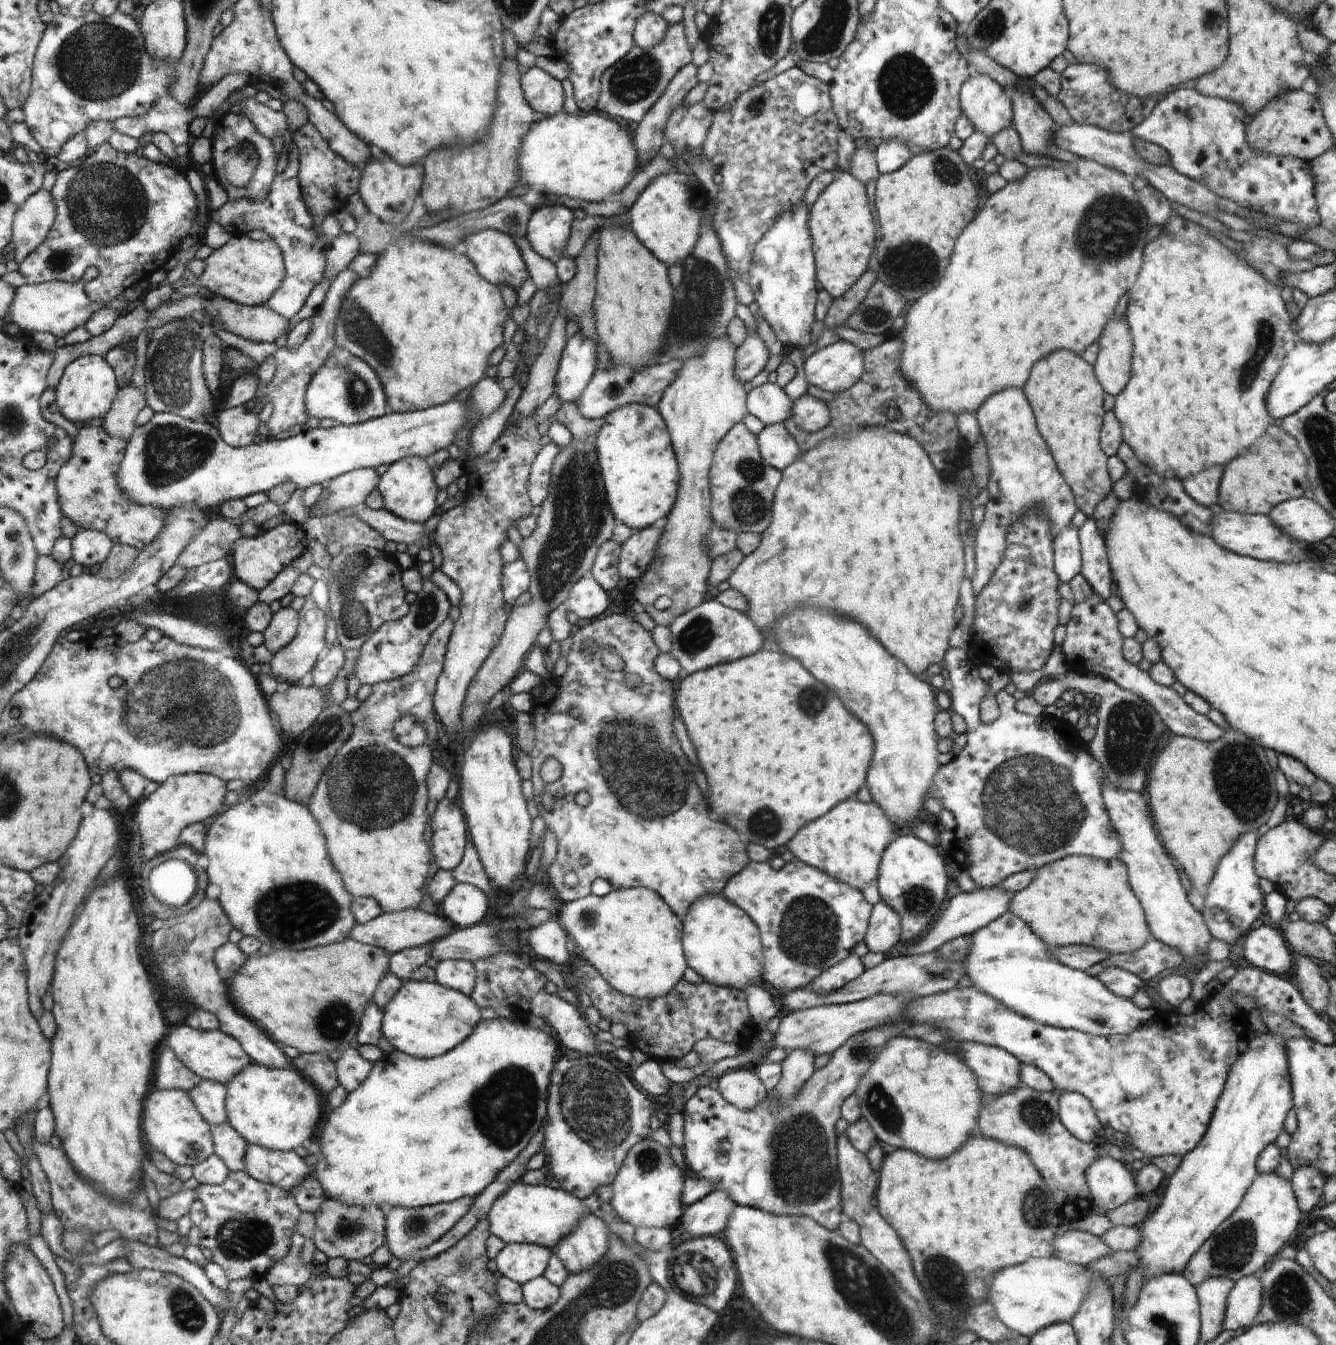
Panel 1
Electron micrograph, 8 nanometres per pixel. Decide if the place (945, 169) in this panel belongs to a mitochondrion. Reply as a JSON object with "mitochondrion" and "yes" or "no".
{"mitochondrion":"yes"}

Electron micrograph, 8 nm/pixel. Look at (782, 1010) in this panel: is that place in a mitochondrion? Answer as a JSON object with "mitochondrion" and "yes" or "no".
{"mitochondrion":"no"}

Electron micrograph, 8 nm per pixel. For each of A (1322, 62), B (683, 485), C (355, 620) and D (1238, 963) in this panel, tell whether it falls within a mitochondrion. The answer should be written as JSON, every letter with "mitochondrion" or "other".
{"A":"other","B":"other","C":"mitochondrion","D":"other"}

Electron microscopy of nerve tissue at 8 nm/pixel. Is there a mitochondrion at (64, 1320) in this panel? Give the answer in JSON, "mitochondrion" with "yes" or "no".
{"mitochondrion":"no"}

